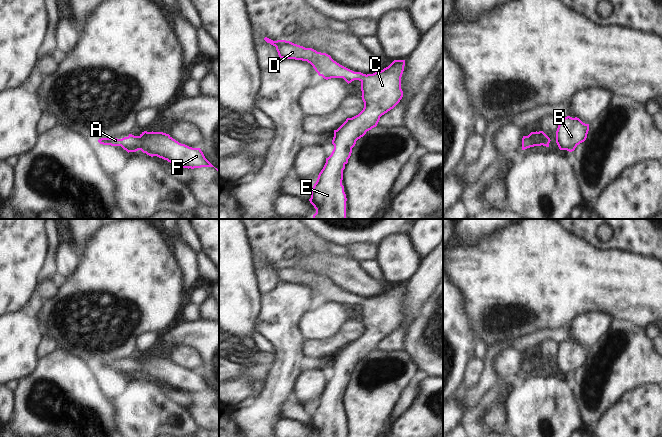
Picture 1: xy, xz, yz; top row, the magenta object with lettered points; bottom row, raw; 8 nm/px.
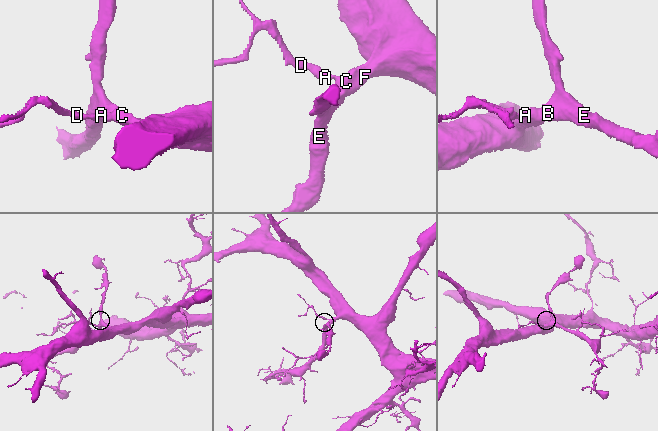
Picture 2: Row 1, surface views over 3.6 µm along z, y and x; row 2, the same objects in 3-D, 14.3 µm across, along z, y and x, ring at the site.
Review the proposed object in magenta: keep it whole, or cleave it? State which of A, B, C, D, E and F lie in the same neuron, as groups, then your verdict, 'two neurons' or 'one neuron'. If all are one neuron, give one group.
A B C D E F; one neuron

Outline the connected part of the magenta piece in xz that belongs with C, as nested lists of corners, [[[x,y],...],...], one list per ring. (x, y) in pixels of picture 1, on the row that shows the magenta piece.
[[[267,37],[264,40],[276,47],[279,58],[307,61],[313,66],[318,75],[326,80],[343,78],[348,84],[354,80],[361,82],[361,97],[364,102],[364,108],[358,115],[347,118],[337,130],[334,130],[332,140],[334,149],[331,155],[326,158],[326,163],[318,175],[313,190],[310,192],[311,198],[309,199],[310,203],[316,209],[313,219],[346,219],[347,198],[344,192],[344,186],[342,185],[343,170],[348,163],[356,141],[363,137],[367,131],[376,127],[380,117],[393,109],[402,99],[401,77],[404,71],[405,60],[394,60],[383,70],[366,75],[361,72],[354,72],[334,61],[330,55],[317,52],[312,48],[305,48],[286,40],[273,41]]]

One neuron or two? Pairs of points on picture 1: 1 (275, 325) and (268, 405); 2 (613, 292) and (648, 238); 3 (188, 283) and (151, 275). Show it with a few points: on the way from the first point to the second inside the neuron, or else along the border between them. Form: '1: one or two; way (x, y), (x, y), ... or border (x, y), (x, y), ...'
1: one; way (282, 345), (282, 376), (278, 385)
2: two; border (614, 249), (648, 255), (651, 258)
3: two; border (175, 260), (182, 275), (183, 287)

